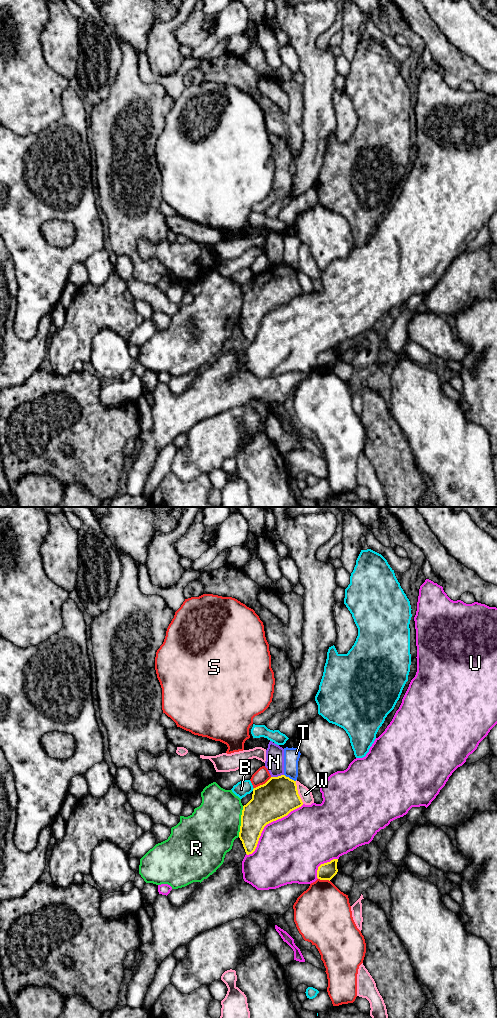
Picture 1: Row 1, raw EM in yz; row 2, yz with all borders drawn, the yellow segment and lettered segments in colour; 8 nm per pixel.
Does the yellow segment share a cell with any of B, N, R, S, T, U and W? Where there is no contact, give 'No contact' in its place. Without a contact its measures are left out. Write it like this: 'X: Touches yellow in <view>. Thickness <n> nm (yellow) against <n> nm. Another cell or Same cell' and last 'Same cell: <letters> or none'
B: Touches yellow in yz. Thickness 320 nm (yellow) against 120 nm. Another cell
N: Touches yellow in yz. Thickness 320 nm (yellow) against 150 nm. Another cell
R: Touches yellow in yz. Thickness 280 nm (yellow) against 400 nm. Another cell
S: Touches yellow in yz. Thickness 320 nm (yellow) against 120 nm. Another cell
T: Touches yellow in yz. Thickness 320 nm (yellow) against 130 nm. Another cell
U: Touches yellow in yz. Thickness 320 nm (yellow) against 480 nm. Another cell
W: Touches yellow in yz. Thickness 320 nm (yellow) against 100 nm. Another cell
Same cell: none

